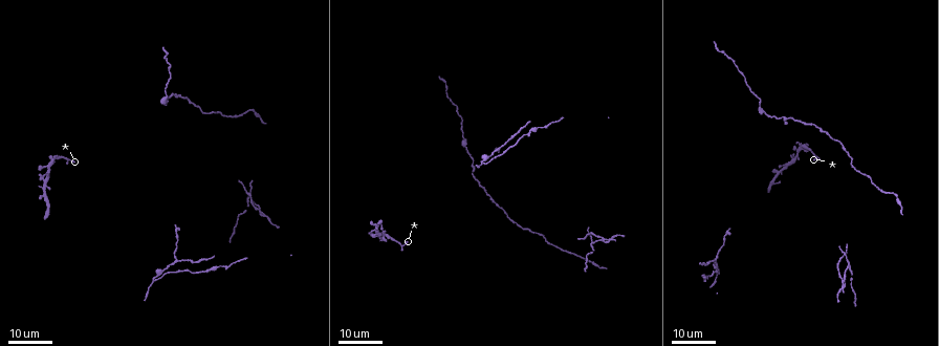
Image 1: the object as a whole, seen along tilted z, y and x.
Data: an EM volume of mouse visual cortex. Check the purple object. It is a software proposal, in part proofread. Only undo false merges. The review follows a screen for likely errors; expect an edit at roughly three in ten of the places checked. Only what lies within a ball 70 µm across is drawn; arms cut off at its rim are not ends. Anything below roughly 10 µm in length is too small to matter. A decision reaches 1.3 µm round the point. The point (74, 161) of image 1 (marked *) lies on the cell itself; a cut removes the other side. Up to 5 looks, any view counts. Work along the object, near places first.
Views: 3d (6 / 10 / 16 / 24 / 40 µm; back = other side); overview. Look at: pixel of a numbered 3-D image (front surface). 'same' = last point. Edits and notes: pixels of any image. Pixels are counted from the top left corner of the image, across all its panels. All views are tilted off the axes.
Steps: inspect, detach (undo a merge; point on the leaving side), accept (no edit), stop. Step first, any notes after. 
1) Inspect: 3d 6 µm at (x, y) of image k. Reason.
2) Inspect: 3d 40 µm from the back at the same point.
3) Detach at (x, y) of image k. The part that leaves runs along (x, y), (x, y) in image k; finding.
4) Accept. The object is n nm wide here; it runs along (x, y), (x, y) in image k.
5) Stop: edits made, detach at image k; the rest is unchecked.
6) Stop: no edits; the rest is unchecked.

Inspect: 3d 24 µm at (759, 109) of image 1. Calibre changes.

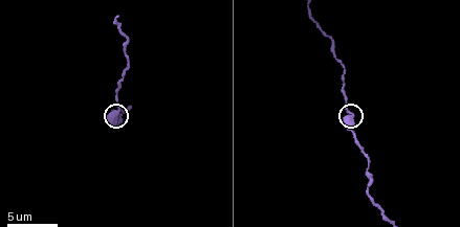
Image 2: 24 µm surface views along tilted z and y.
Inspect: 3d 6 µm at (116, 113) of image 2.

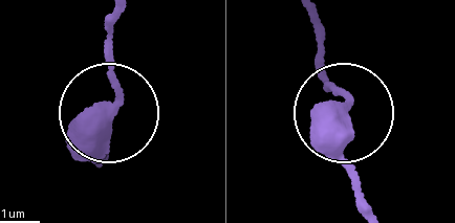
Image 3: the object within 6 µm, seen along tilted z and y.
Accept. All the same cell.

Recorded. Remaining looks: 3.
Inspect: 3d 16 µm at (787, 120) of image 1. A fork.

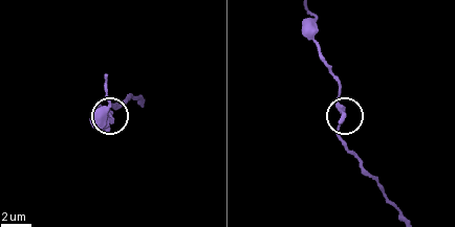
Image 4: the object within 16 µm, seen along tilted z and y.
Inspect: 3d 10 µm at the same point.

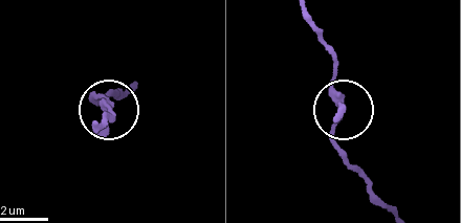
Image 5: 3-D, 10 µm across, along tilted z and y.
Accept. The object is 220 nm wide here; one cell here.

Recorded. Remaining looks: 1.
Stop: no edits; the rest is unchecked.

